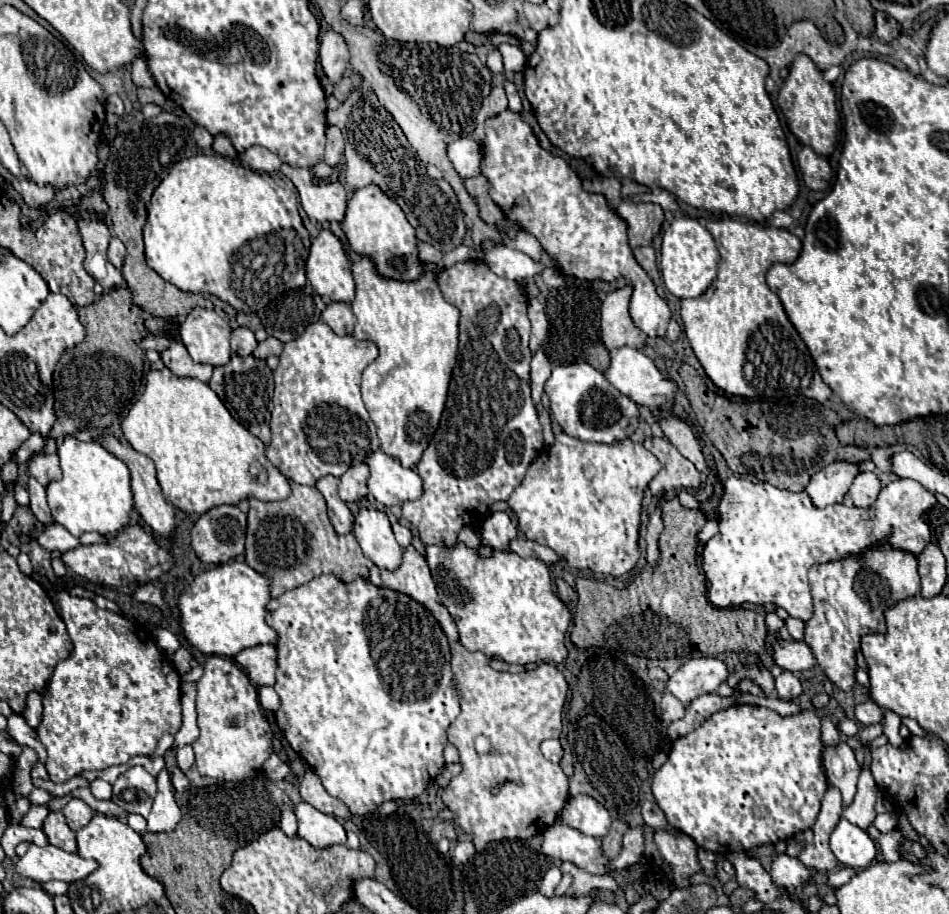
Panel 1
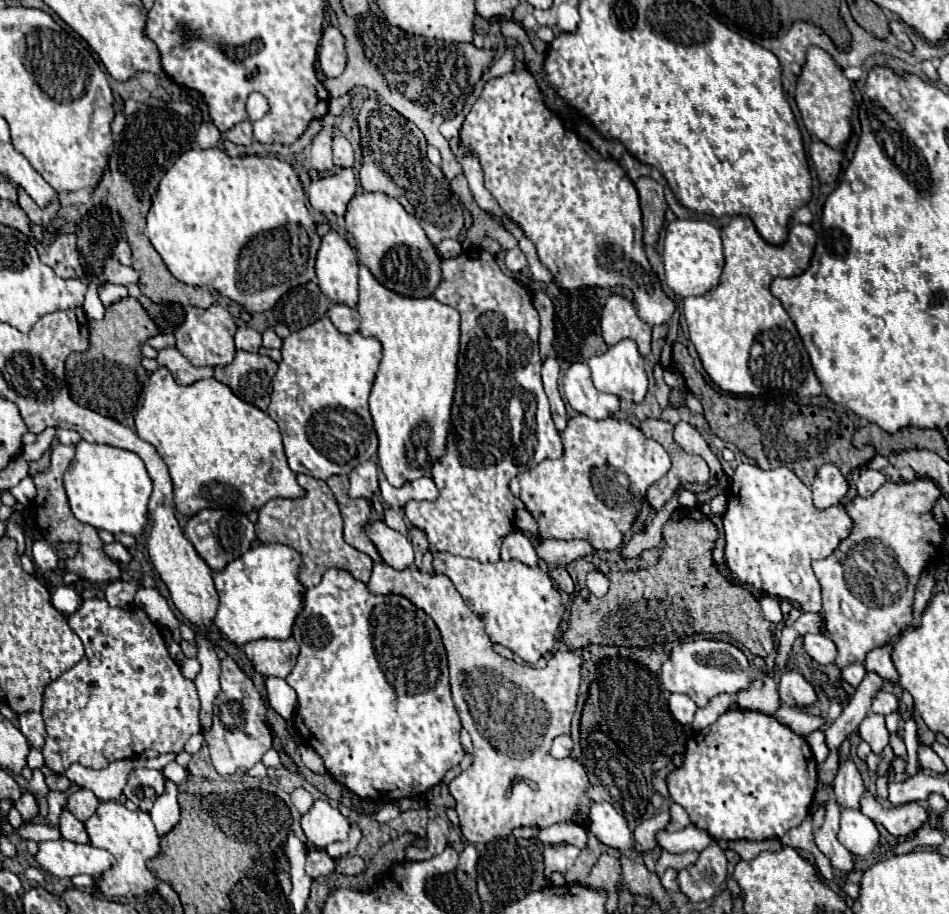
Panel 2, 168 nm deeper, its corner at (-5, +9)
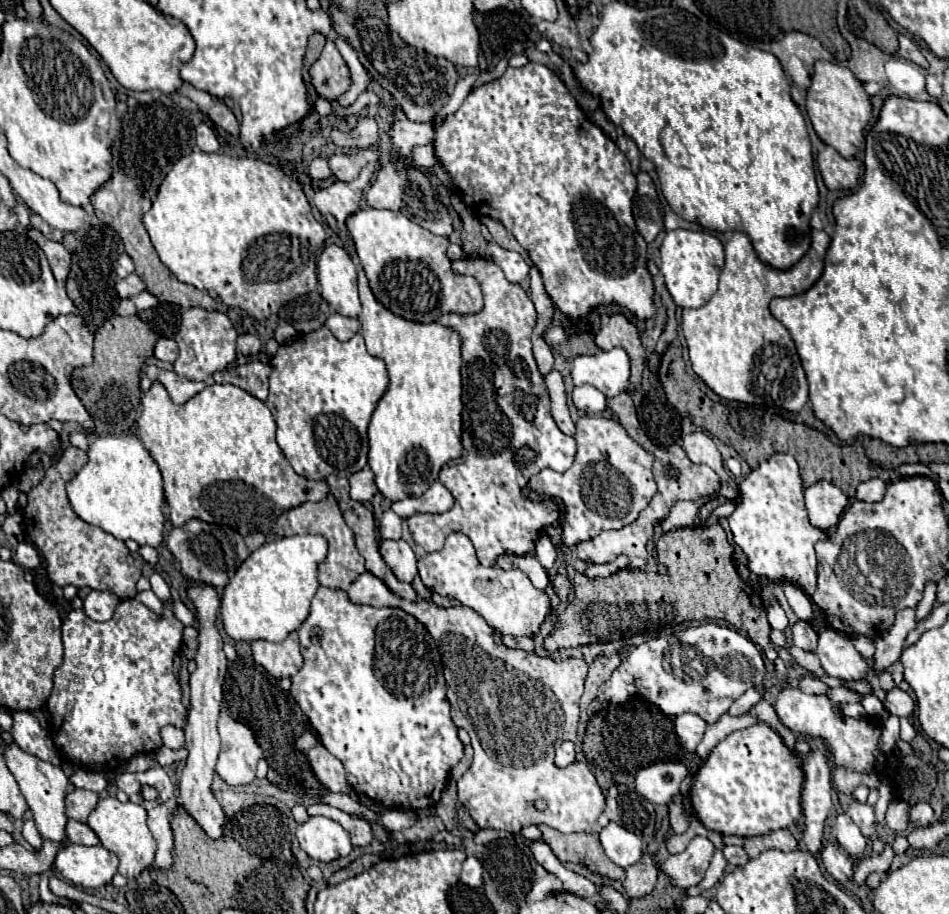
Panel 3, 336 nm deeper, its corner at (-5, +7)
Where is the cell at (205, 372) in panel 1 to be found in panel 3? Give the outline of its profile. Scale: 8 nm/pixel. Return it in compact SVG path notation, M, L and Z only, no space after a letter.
M155 365L147 367L147 375L149 375L151 381L161 381L165 385L165 389L169 391L169 397L175 403L185 403L195 393L199 393L207 387L205 381L191 381L191 379L179 377L175 371L167 371L167 369L161 369L161 367L155 367Z

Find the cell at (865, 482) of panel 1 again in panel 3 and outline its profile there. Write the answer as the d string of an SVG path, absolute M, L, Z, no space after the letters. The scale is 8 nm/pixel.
M879 477L869 479L869 481L863 481L857 487L857 499L859 501L871 501L871 503L881 501L883 499L883 493L885 493L885 487L887 485Z

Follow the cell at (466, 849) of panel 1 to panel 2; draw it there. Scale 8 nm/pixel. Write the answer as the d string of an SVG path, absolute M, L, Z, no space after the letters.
M469 843L461 853L459 853L459 867L465 871L465 873L469 873L469 871L475 871L475 865L477 865L477 859L479 859L479 855L477 855L477 851L475 851L475 847Z

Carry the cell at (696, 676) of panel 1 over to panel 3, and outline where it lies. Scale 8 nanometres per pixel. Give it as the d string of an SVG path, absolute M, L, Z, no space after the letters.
M707 623L707 625L699 625L699 627L689 627L685 631L669 635L669 637L651 639L651 641L635 647L635 651L631 651L621 661L621 667L617 667L613 671L609 685L603 689L603 693L593 703L593 711L603 709L603 705L607 701L627 703L633 695L641 695L649 703L657 705L665 715L675 717L679 713L691 711L691 713L697 713L699 717L703 717L707 723L715 723L723 713L727 713L731 701L735 701L747 689L759 687L763 683L763 677L765 677L763 657L761 657L759 649L747 637L743 637L741 633L737 633L729 627Z

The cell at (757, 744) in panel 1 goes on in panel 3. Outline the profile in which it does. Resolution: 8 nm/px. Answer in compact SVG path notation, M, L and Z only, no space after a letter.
M765 723L733 731L713 747L701 763L691 785L695 817L721 835L755 837L777 829L789 829L803 817L801 789L805 771L801 759Z

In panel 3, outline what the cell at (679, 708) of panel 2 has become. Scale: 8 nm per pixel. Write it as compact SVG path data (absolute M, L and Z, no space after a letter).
M683 713L683 715L677 715L673 721L675 721L675 731L681 739L681 745L687 751L695 751L695 747L703 739L707 723L697 713Z

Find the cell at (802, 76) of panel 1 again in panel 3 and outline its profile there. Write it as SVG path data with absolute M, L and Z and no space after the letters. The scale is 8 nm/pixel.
M815 61L815 71L807 89L805 109L821 141L831 145L839 155L847 159L857 153L865 137L865 127L871 119L871 103L869 95L861 87L861 81L855 79L855 75L847 67L829 61Z

